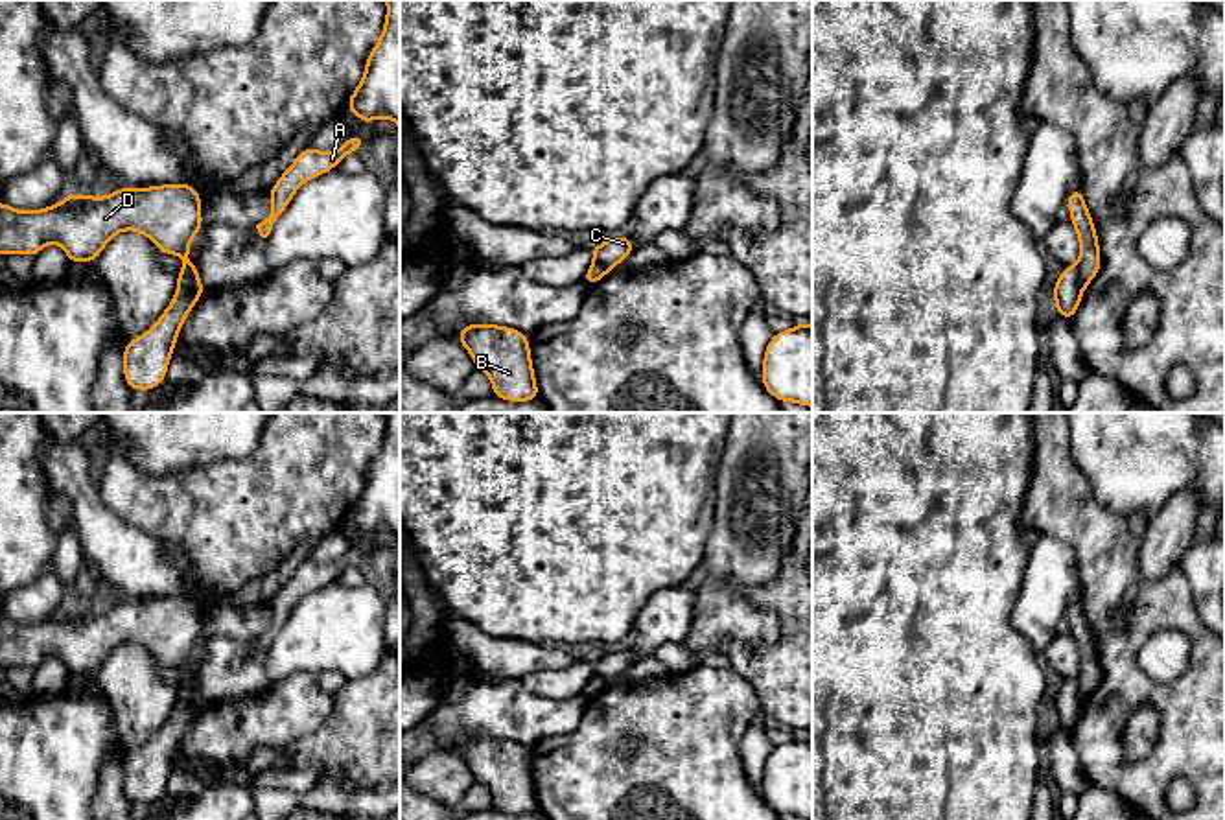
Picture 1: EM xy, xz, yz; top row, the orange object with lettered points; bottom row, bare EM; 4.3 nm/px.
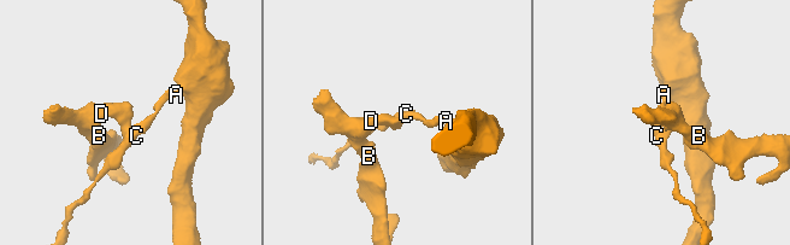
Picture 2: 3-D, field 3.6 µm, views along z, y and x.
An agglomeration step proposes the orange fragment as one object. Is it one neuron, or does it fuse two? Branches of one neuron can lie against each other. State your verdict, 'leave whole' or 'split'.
split

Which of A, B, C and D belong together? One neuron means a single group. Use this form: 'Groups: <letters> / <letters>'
Groups: A C / B D

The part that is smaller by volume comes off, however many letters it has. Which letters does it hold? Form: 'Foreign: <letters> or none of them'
Foreign: B, D

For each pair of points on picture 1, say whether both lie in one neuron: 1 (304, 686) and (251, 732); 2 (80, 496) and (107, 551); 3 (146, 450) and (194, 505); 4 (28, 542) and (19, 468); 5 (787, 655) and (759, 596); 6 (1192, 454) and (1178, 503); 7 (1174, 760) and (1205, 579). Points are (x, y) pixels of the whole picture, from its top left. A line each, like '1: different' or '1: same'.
1: same
2: same
3: different
4: same
5: same
6: different
7: different

